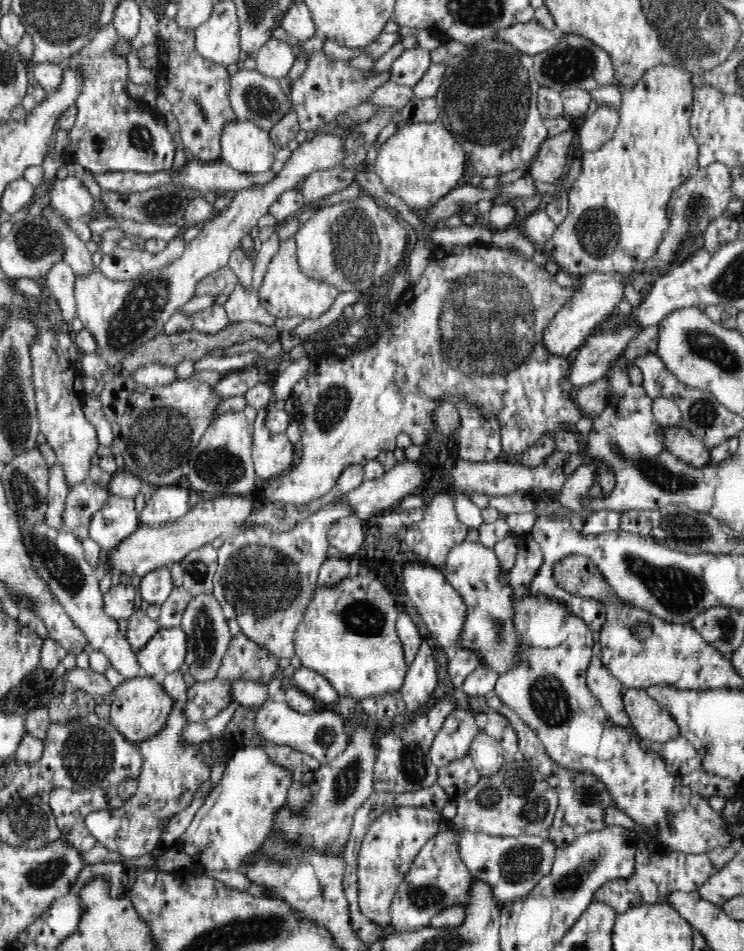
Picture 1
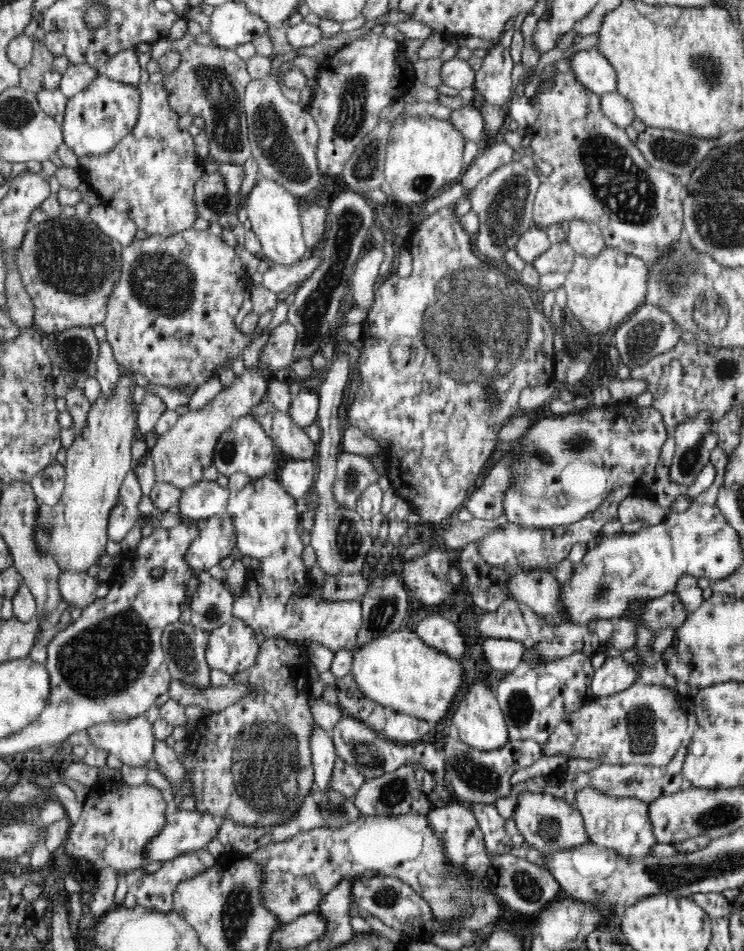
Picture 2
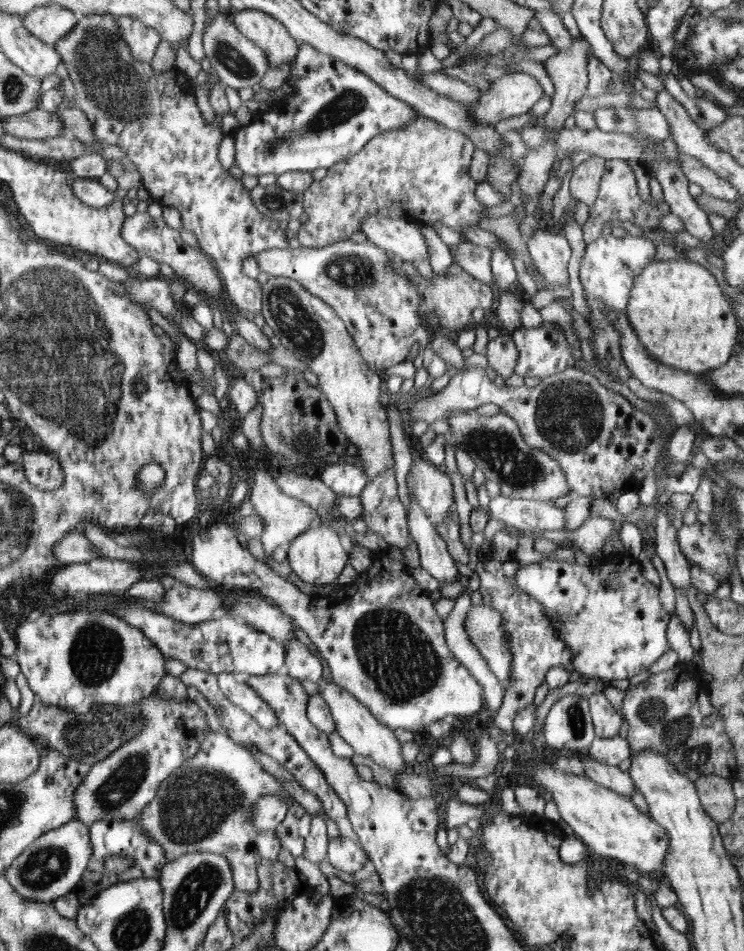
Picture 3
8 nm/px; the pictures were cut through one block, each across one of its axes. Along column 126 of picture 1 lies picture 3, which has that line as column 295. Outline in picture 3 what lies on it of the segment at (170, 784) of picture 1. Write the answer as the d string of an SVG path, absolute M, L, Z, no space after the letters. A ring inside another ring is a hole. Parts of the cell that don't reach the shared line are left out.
M296 800L289 805L285 820L275 828L280 838L281 847L286 848L292 856L297 857L305 850L306 839L312 826L312 816Z

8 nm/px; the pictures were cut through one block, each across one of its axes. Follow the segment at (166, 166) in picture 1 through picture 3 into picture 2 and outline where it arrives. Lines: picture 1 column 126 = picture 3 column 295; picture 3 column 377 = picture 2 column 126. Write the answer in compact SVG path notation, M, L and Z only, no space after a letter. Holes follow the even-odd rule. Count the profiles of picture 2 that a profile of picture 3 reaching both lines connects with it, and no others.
M98 74L93 81L67 100L64 120L61 123L63 144L72 148L77 158L110 152L124 136L132 132L141 112L141 93L132 83L110 79Z

